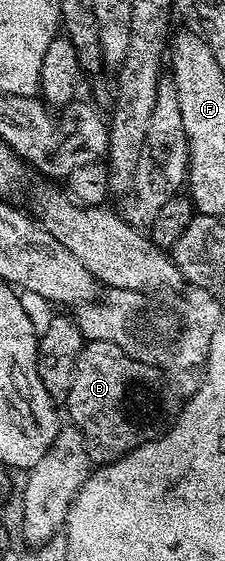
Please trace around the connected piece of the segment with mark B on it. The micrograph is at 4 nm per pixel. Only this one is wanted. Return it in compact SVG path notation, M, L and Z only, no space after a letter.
M85 341L82 352L76 358L74 384L70 384L66 409L72 417L69 418L71 425L84 434L89 459L96 464L113 462L123 454L137 450L143 442L151 442L157 437L170 422L168 397L172 394L171 388L173 389L163 370L131 358L126 352L122 352L122 348L118 348L118 344Z

